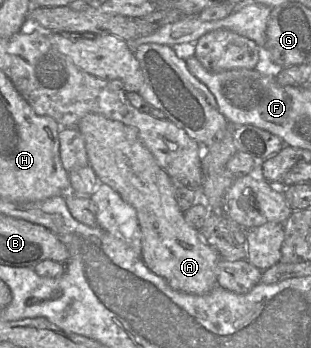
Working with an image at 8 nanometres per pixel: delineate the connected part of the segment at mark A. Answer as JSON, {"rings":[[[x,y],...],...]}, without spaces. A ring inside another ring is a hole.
{"rings":[[[97,113],[85,115],[78,122],[77,129],[84,137],[89,165],[97,175],[98,182],[111,187],[136,210],[141,231],[141,256],[146,266],[176,291],[204,295],[213,290],[217,286],[217,266],[221,257],[204,241],[200,232],[186,222],[184,212],[175,199],[176,183],[157,164],[151,152],[140,141],[136,129]]]}

